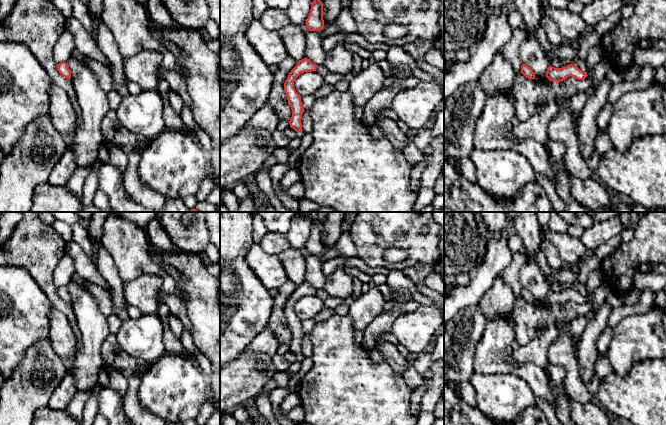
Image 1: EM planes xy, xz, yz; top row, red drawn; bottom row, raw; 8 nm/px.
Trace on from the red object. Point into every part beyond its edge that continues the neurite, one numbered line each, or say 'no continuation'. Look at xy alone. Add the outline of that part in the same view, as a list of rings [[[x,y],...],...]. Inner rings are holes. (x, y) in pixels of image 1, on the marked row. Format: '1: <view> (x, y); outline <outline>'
no continuation

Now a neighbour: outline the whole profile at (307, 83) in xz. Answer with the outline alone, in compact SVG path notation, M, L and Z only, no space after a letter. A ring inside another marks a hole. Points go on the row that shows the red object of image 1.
M316 71L304 72L294 80L294 88L302 97L313 95L323 83L323 76Z

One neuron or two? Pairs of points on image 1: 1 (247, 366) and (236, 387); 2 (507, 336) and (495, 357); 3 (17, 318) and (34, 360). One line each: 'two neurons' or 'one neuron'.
1: one neuron
2: one neuron
3: two neurons

